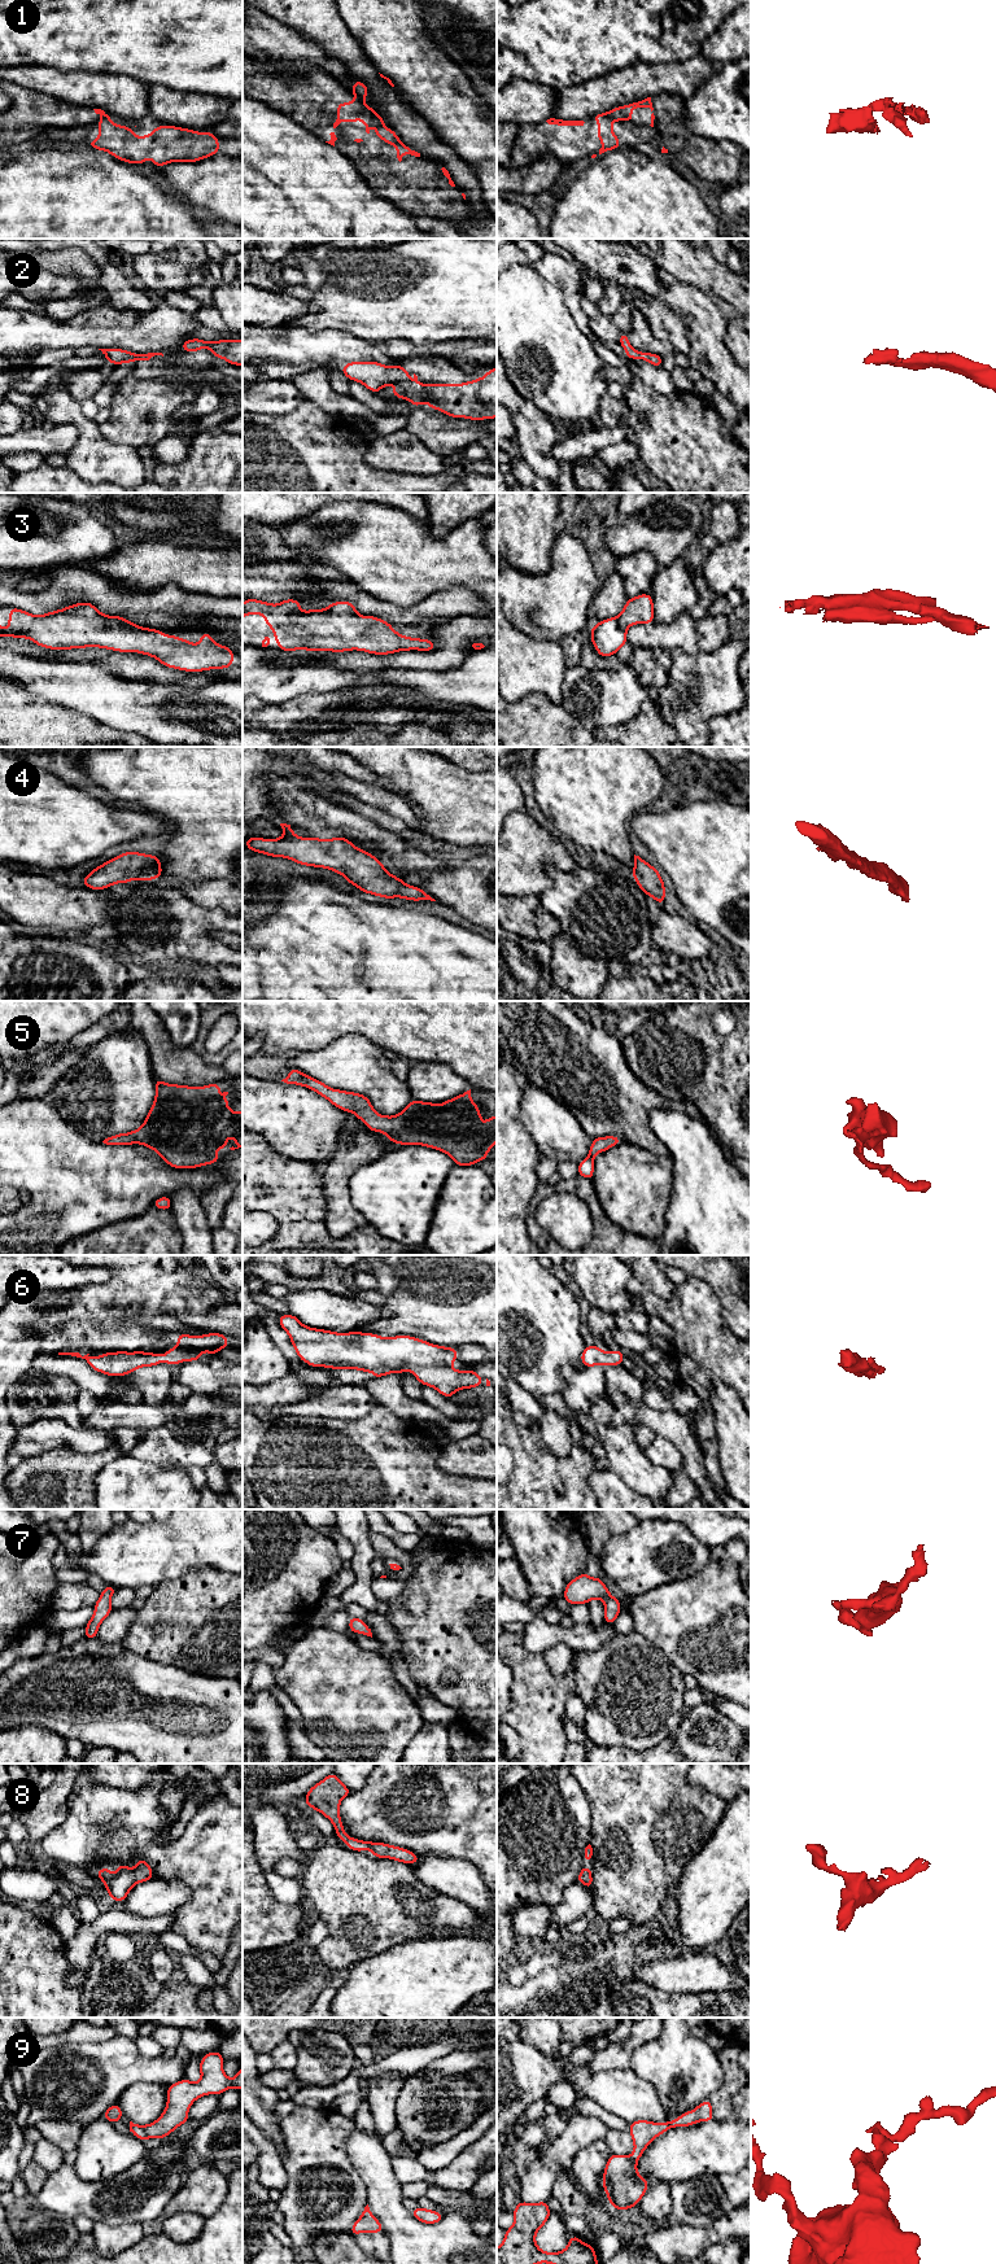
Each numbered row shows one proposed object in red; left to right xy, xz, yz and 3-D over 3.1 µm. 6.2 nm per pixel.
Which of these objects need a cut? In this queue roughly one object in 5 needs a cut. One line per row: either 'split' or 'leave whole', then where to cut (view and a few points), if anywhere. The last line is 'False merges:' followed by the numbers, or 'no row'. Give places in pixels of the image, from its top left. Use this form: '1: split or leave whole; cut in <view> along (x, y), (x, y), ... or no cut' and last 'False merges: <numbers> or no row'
1: split; cut in xz along (355, 96), (362, 99)
2: leave whole; no cut
3: leave whole; no cut
4: leave whole; no cut
5: leave whole; no cut
6: leave whole; no cut
7: leave whole; no cut
8: leave whole; no cut
9: leave whole; no cut
False merges: 1

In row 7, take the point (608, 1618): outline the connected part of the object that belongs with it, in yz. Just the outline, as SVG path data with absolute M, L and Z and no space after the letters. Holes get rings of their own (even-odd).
M584 1573L569 1581L564 1590L563 1599L571 1605L587 1604L593 1599L600 1599L604 1603L604 1623L615 1623L616 1617L622 1610L620 1600L613 1598L604 1582L597 1577L591 1578Z

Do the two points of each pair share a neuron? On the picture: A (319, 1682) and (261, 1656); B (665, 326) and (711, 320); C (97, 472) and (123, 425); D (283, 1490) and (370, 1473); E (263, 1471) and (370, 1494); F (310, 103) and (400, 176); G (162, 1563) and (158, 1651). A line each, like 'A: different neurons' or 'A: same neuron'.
A: different neurons
B: different neurons
C: different neurons
D: same neuron
E: same neuron
F: same neuron
G: different neurons

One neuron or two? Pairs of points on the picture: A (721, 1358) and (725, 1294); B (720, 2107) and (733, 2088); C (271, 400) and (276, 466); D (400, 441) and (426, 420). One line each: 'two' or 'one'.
A: two
B: one
C: two
D: two

